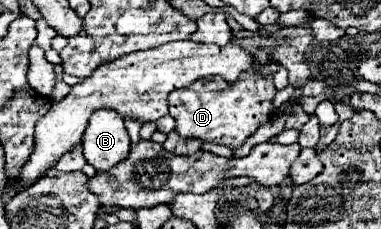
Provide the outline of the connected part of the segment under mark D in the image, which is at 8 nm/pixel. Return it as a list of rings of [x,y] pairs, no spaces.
[[[255,32],[249,38],[235,38],[241,48],[247,48],[253,56],[255,66],[241,74],[235,82],[223,82],[217,76],[195,80],[191,86],[173,90],[169,94],[169,114],[175,118],[177,126],[175,132],[183,134],[183,138],[197,138],[201,142],[211,144],[223,144],[231,150],[245,144],[245,140],[255,134],[255,130],[263,124],[267,124],[273,114],[273,98],[277,94],[277,88],[273,84],[271,74],[261,74],[261,68],[265,68],[271,62],[271,50],[265,50],[261,44],[269,38],[269,34]]]

